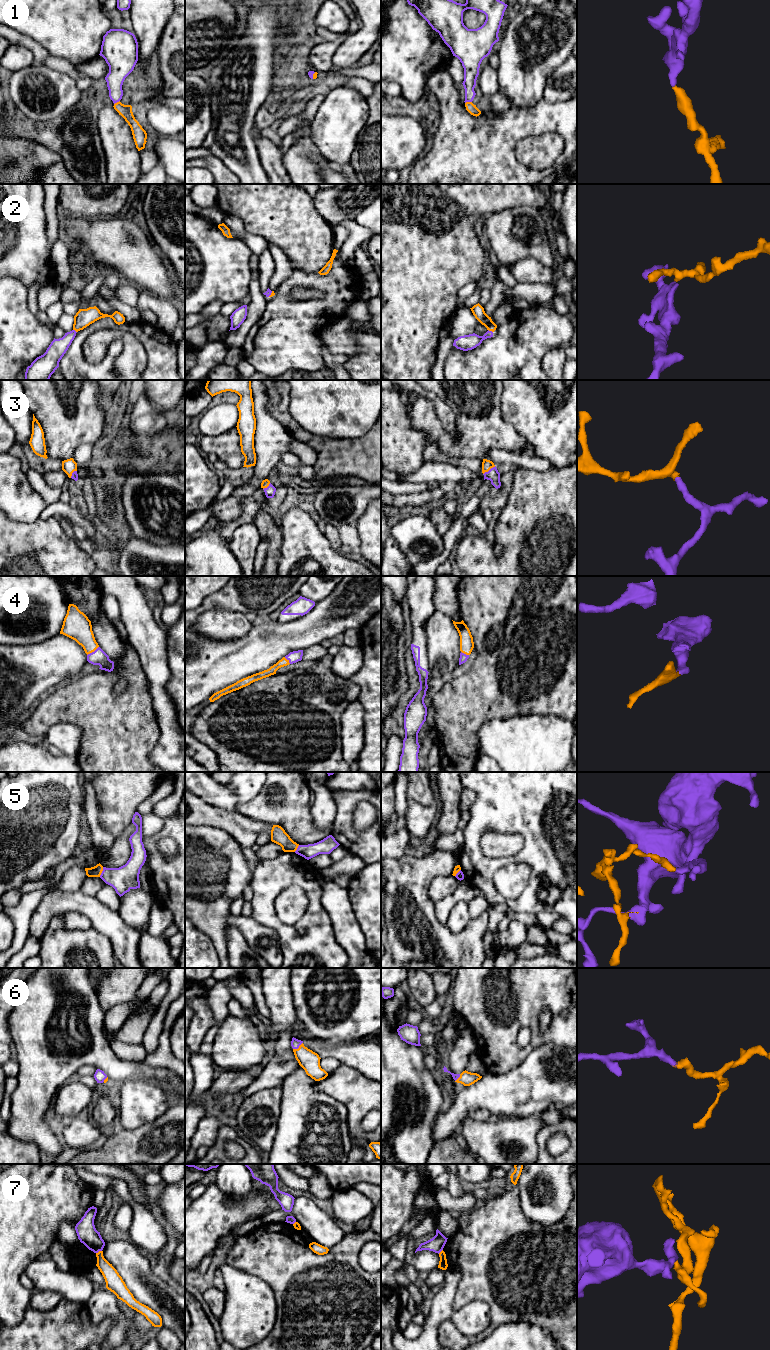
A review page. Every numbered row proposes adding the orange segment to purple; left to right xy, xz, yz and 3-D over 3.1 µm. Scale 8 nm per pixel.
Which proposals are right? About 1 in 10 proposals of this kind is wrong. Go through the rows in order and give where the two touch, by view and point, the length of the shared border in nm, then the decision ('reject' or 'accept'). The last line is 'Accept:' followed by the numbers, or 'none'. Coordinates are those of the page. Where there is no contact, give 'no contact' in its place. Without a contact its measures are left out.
1: meets purple in yz at (468, 101); contact 60 nm long; accept
2: meets purple in yz at (490, 331); contact 50 nm long; accept
3: meets purple in yz at (490, 469); contact 120 nm long; accept
4: meets purple in xy at (92, 652); contact 120 nm long; accept
5: meets purple in xy at (102, 872); contact 90 nm long; reject
6: meets purple in xz at (298, 1047); contact 100 nm long; accept
7: meets purple in xy at (98, 1251); contact 50 nm long; reject
Accept: 1, 2, 3, 4, 6

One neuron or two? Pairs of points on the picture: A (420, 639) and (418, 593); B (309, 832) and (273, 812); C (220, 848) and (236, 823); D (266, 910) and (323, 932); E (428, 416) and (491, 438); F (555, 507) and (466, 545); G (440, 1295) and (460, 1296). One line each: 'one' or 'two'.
A: one
B: one
C: two
D: one
E: one
F: one
G: two

